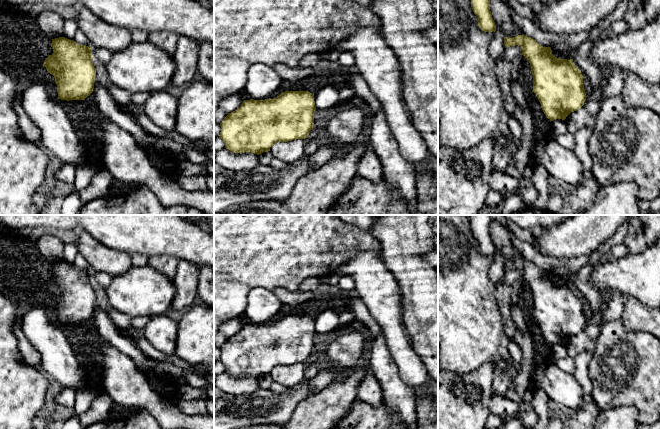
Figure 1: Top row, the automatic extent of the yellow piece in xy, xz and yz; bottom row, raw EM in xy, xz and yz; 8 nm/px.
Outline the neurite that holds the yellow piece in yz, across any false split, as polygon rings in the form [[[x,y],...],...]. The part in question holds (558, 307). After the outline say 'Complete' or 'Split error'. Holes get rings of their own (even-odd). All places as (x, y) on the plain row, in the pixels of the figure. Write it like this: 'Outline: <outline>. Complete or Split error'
Outline: [[[525,259],[504,262],[505,272],[521,270],[522,279],[529,285],[533,299],[533,314],[541,328],[541,332],[548,343],[565,344],[574,335],[580,333],[586,324],[583,309],[583,299],[574,288],[573,283],[559,283],[552,278],[551,271],[543,271],[535,263]]]. Complete

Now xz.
Outline: [[[285,315],[273,323],[244,324],[241,330],[220,347],[220,362],[225,372],[234,377],[261,378],[270,375],[276,366],[307,362],[313,353],[316,334],[314,318],[308,315]]]. Complete

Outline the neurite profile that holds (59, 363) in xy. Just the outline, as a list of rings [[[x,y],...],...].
[[[35,303],[24,315],[21,328],[29,343],[41,354],[40,369],[63,389],[86,385],[72,346],[65,334],[53,326],[46,315],[48,307]]]

